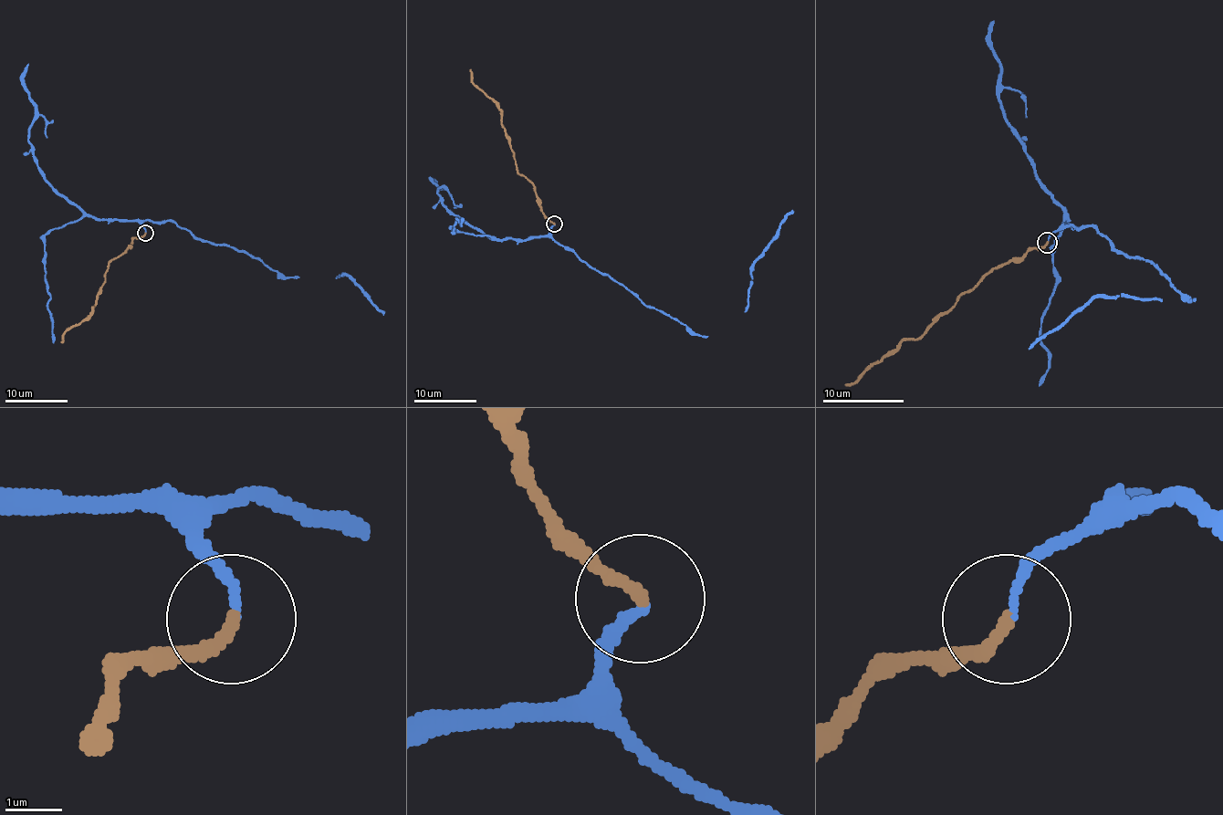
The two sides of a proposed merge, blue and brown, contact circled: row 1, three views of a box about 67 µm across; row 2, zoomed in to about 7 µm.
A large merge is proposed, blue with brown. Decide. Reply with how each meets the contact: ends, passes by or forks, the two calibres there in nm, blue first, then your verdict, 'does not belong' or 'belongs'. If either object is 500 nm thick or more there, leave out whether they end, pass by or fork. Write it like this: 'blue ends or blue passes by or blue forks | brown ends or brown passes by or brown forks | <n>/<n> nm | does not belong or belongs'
blue ends | brown ends | 140/240 nm | belongs

